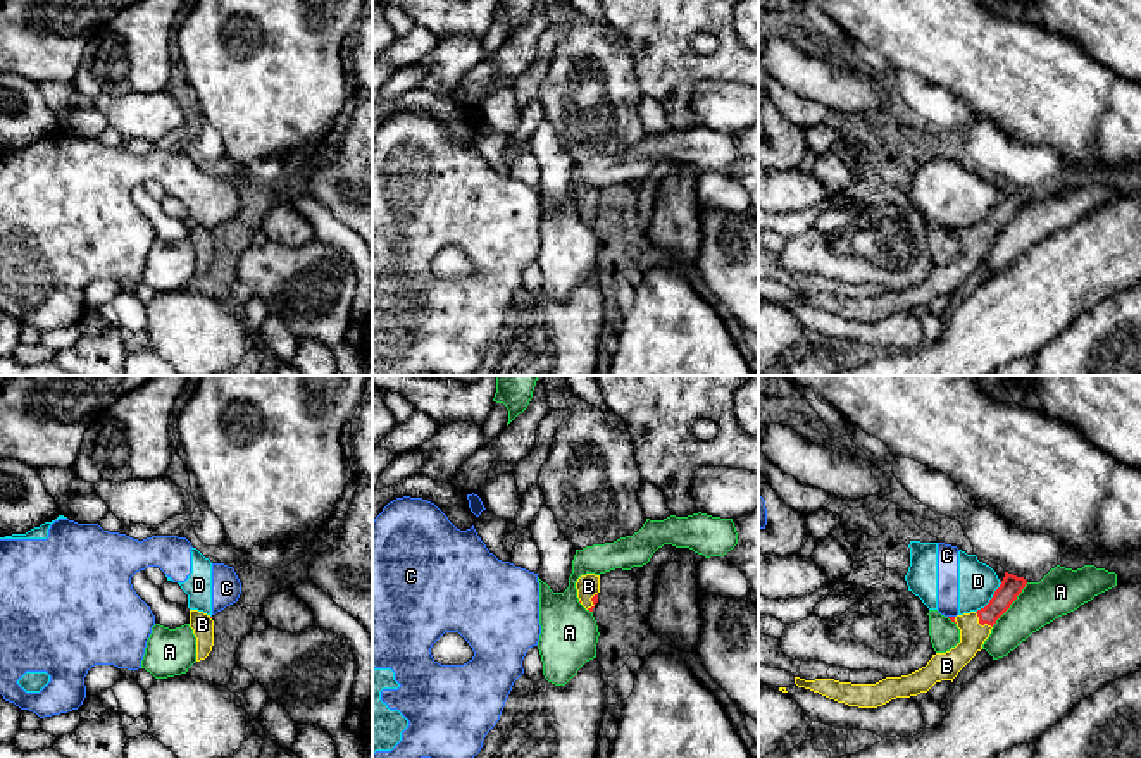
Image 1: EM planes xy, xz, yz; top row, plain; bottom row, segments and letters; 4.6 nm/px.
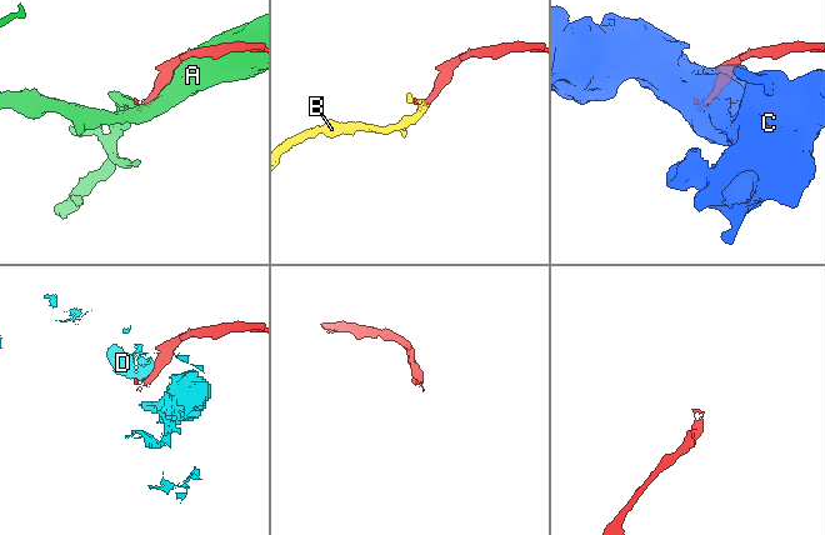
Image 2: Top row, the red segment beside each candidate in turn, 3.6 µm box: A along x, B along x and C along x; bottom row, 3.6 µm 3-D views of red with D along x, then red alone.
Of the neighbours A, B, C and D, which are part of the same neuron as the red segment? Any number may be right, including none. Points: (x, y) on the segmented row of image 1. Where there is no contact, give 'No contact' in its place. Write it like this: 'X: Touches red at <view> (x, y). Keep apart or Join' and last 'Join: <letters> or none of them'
A: Touches red at yz (1010, 603). Keep apart
B: Touches red at yz (981, 624). Join
C: Touches red at yz (952, 617). Keep apart
D: Touches red at yz (991, 598). Keep apart
Join: B

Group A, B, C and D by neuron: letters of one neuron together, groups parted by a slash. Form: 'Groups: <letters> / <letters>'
Groups: A / B / C D

